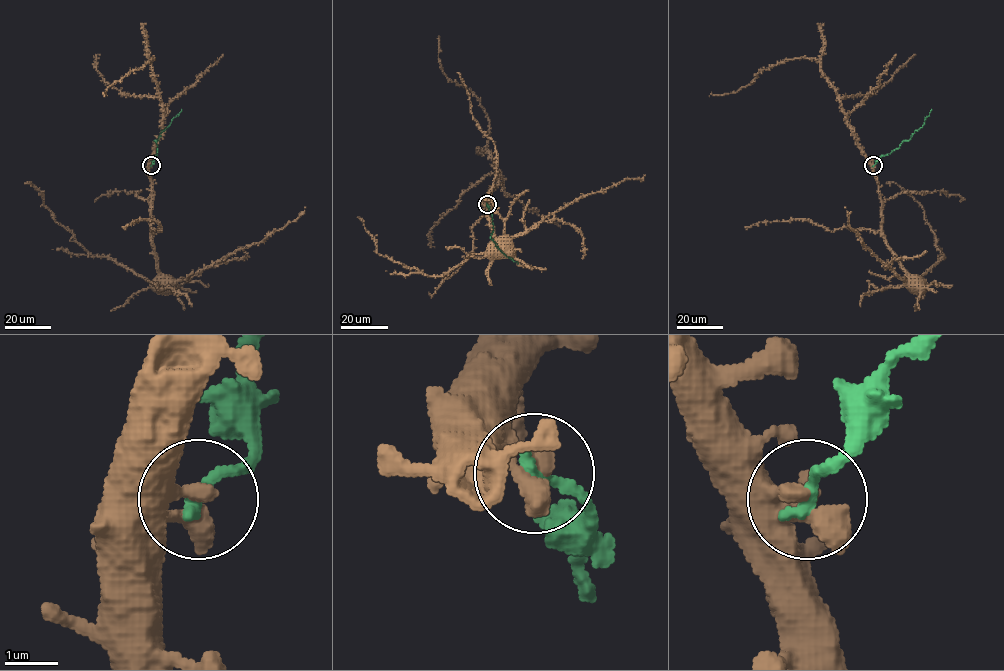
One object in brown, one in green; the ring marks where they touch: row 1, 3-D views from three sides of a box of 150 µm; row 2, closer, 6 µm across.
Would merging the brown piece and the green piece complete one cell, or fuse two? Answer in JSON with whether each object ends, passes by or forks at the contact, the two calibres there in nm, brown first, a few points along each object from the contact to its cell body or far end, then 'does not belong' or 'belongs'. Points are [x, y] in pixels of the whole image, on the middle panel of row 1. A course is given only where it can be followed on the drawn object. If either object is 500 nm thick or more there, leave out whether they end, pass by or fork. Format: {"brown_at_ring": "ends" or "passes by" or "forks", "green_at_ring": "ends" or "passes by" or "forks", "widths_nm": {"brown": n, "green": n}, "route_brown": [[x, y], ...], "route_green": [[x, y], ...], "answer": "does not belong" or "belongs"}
{"brown_at_ring": "ends", "green_at_ring": "ends", "widths_nm": {"brown": 340, "green": 280}, "route_brown": [[486, 204], [494, 235], [506, 238]], "route_green": [[486, 204], [492, 216], [491, 238], [518, 264]], "answer": "does not belong"}

